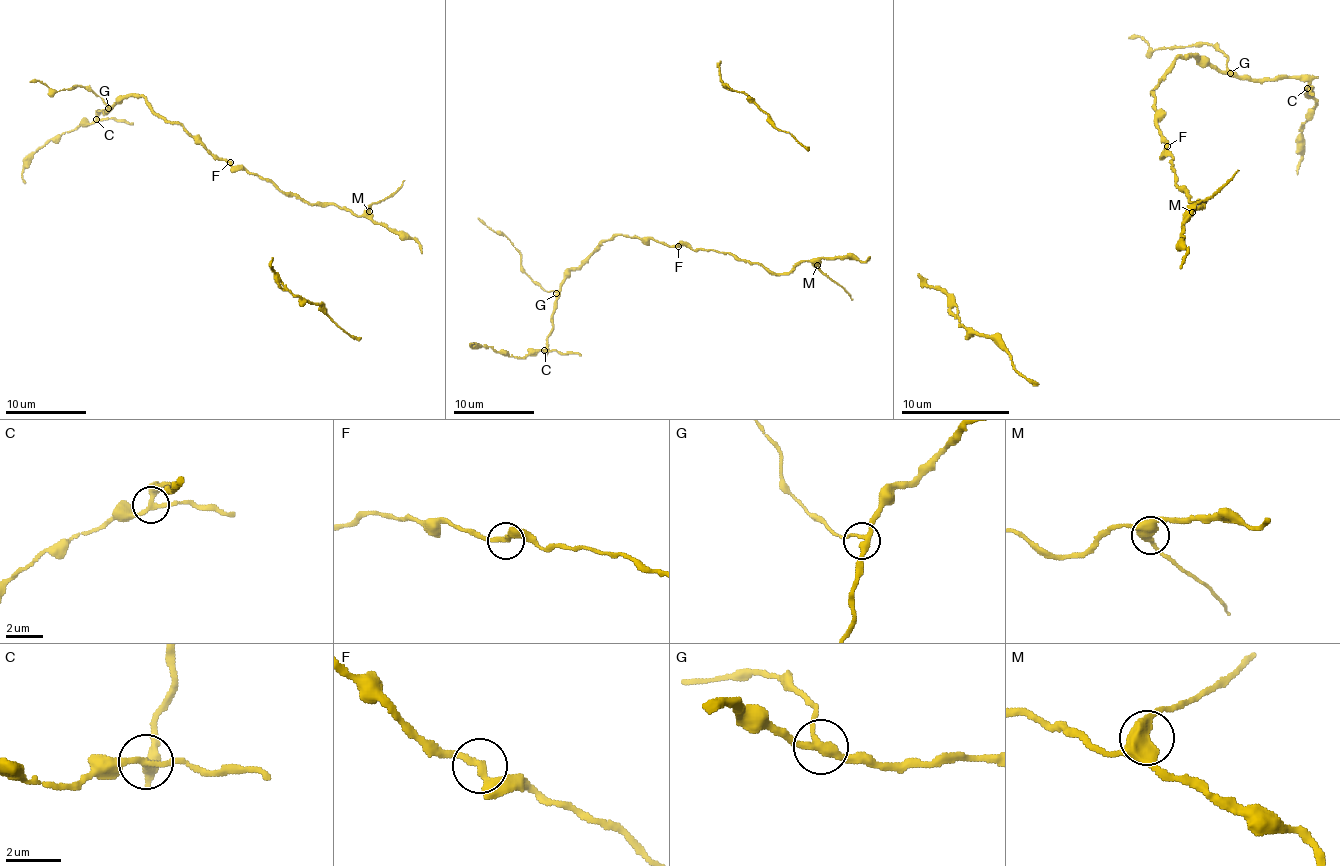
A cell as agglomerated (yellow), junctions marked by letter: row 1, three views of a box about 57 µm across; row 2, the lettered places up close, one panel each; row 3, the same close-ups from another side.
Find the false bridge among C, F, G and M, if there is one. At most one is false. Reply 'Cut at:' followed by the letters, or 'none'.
Cut at: C

